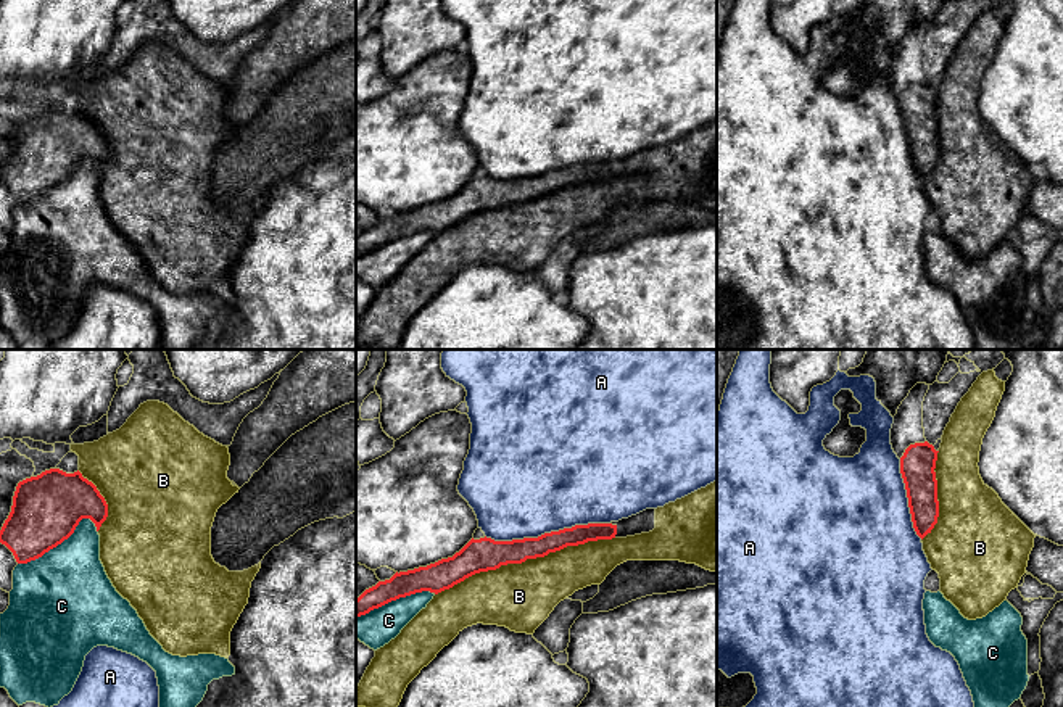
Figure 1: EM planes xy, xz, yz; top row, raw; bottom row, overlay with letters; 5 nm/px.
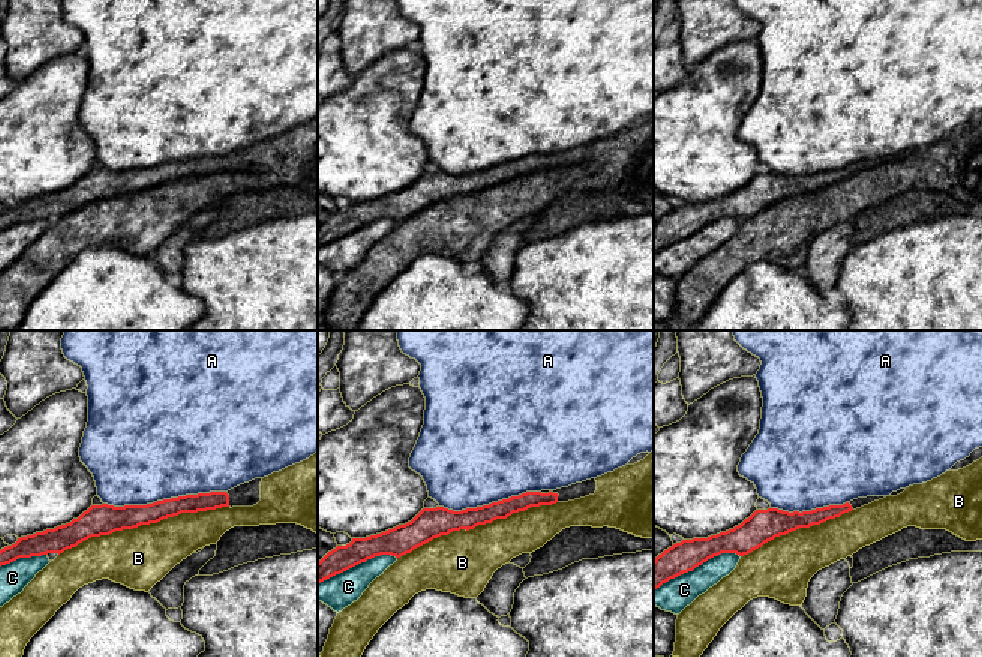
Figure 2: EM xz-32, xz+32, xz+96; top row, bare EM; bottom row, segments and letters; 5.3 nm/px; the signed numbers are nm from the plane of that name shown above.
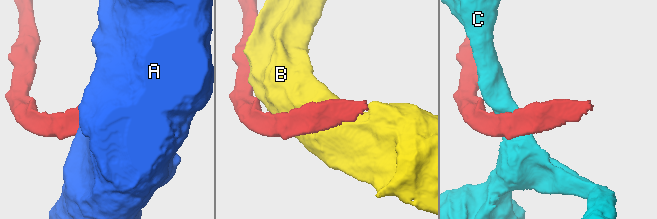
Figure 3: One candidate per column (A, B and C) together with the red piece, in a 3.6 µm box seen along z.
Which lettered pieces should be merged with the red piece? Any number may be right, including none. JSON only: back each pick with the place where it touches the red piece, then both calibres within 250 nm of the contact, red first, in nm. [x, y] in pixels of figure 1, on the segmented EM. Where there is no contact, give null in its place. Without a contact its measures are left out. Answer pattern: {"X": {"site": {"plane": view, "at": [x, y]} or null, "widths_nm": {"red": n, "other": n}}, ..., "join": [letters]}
{"B": {"site": {"plane": "xz", "at": [524, 561]}, "widths_nm": {"red": 170, "other": 340}}, "join": ["B"]}

